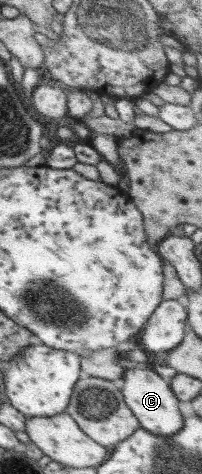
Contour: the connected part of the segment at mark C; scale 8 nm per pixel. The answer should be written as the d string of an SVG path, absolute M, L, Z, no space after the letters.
M128 367L123 371L122 380L122 399L137 419L139 427L163 437L176 433L182 427L183 418L177 407L178 398L172 393L168 382L161 379L152 368Z

